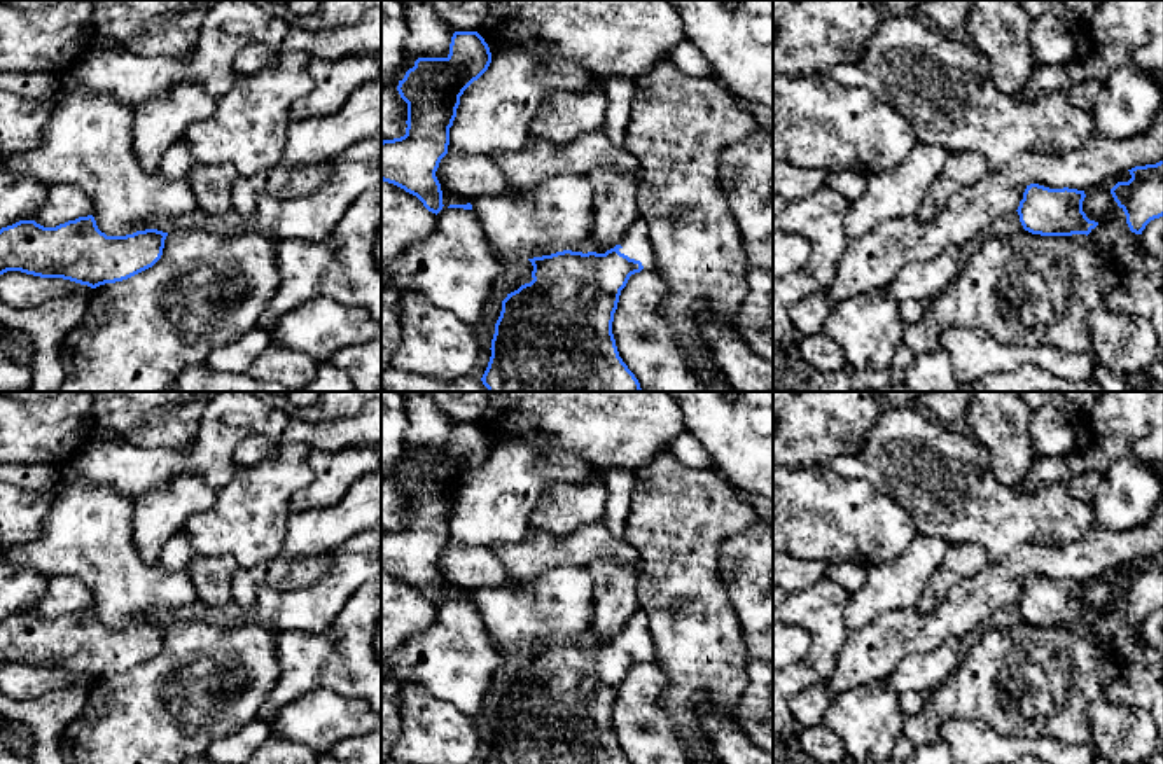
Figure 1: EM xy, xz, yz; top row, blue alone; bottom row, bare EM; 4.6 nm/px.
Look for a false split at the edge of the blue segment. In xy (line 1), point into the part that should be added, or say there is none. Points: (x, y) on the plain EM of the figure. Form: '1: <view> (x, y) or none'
1: none

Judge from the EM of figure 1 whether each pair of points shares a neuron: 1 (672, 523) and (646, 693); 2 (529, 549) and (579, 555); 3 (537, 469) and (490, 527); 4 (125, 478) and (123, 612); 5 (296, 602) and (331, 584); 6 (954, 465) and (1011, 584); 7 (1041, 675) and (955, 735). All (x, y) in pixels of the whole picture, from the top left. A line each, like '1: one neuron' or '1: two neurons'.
1: two neurons
2: one neuron
3: one neuron
4: two neurons
5: one neuron
6: two neurons
7: two neurons

